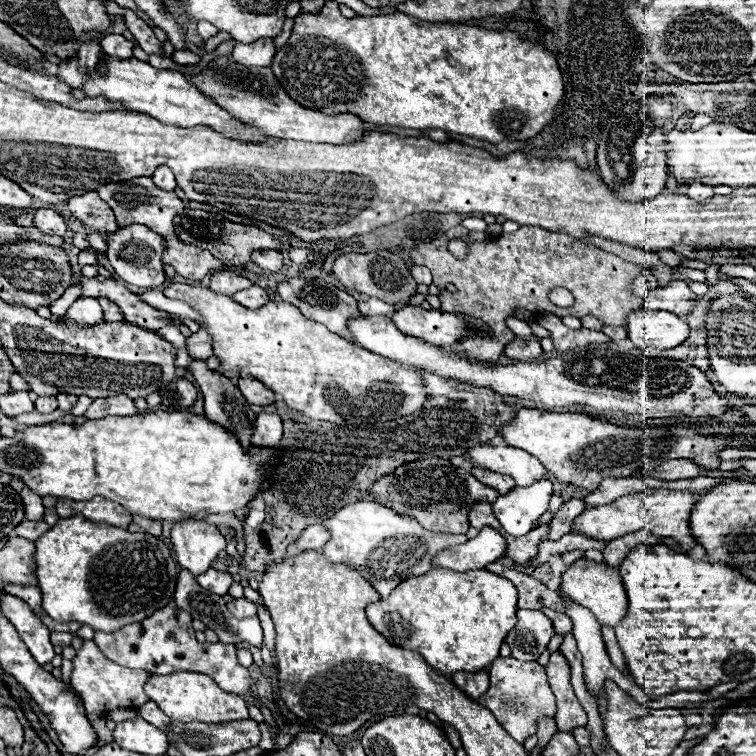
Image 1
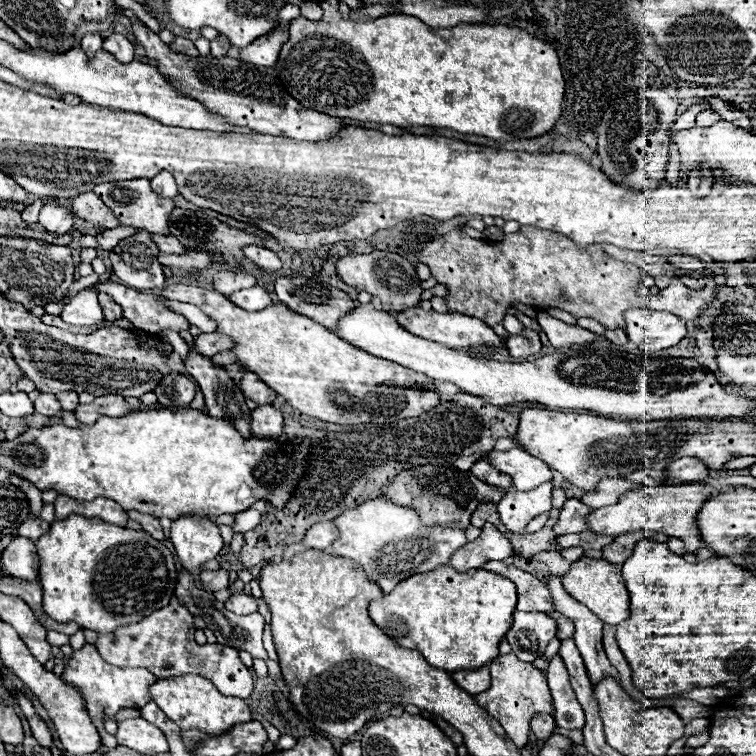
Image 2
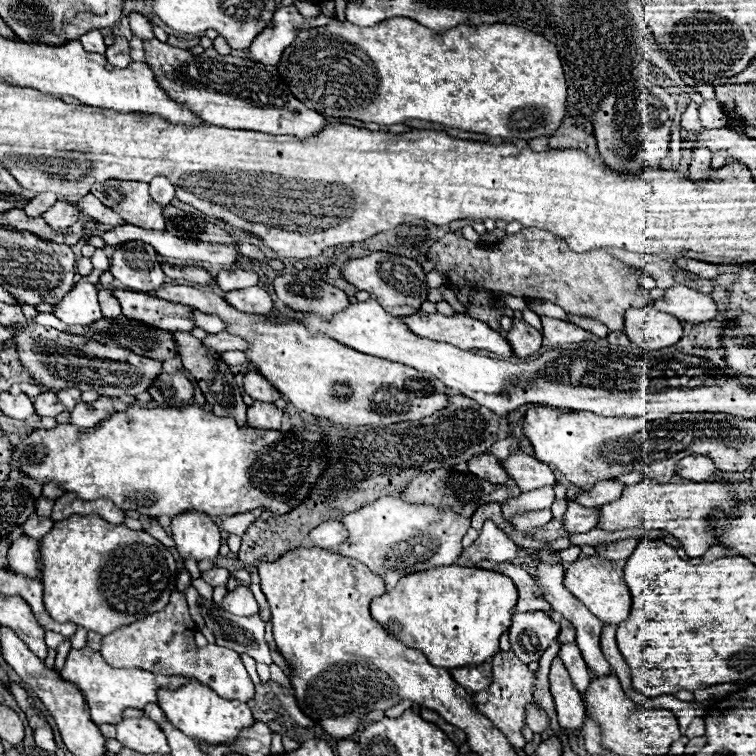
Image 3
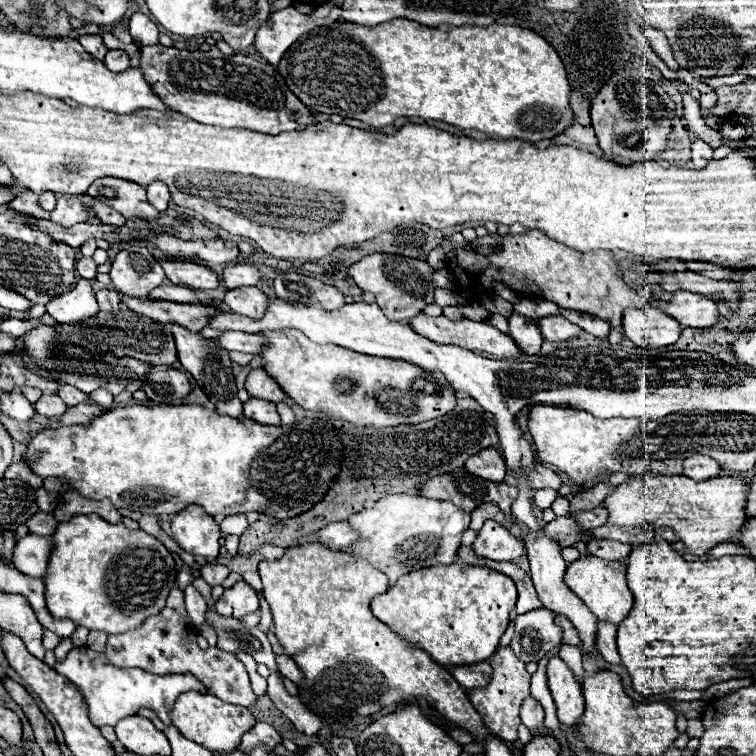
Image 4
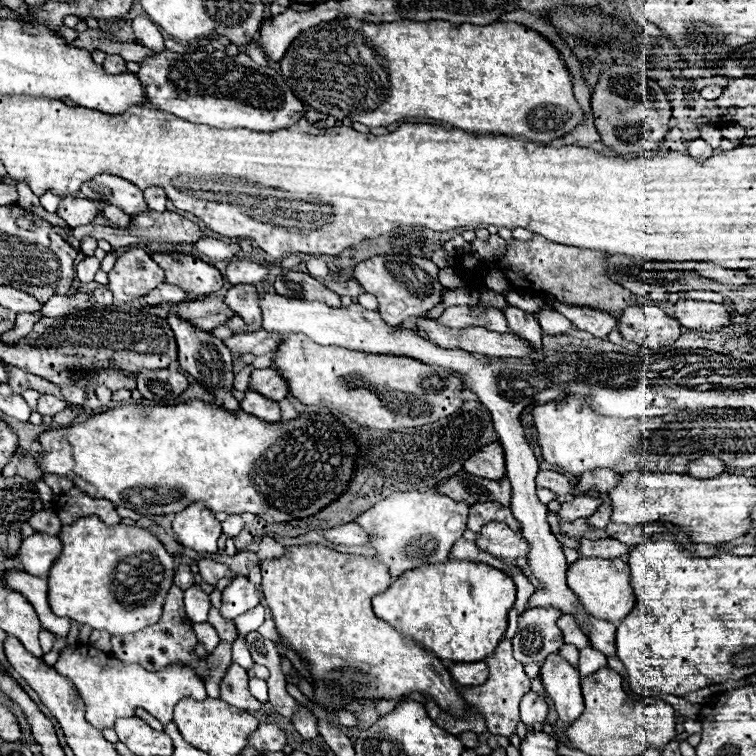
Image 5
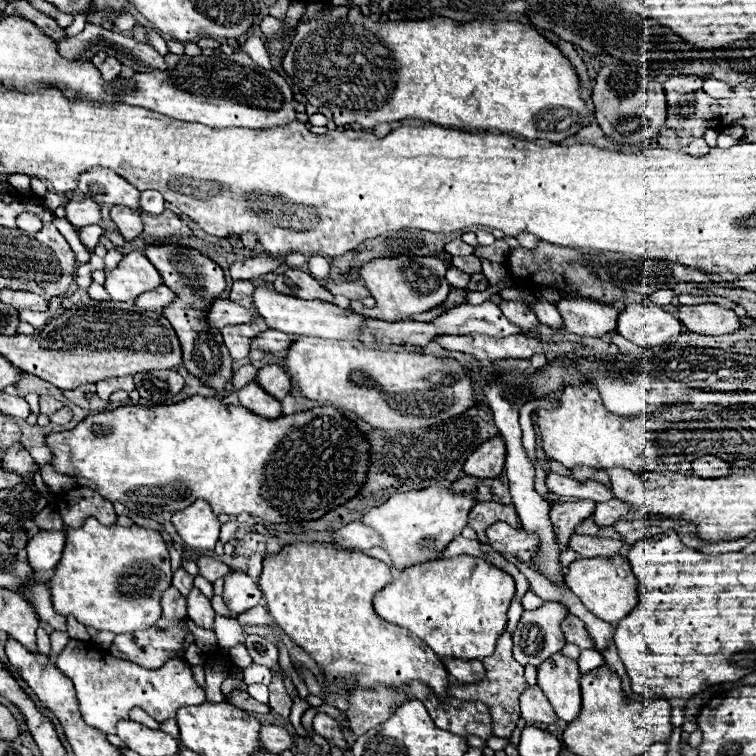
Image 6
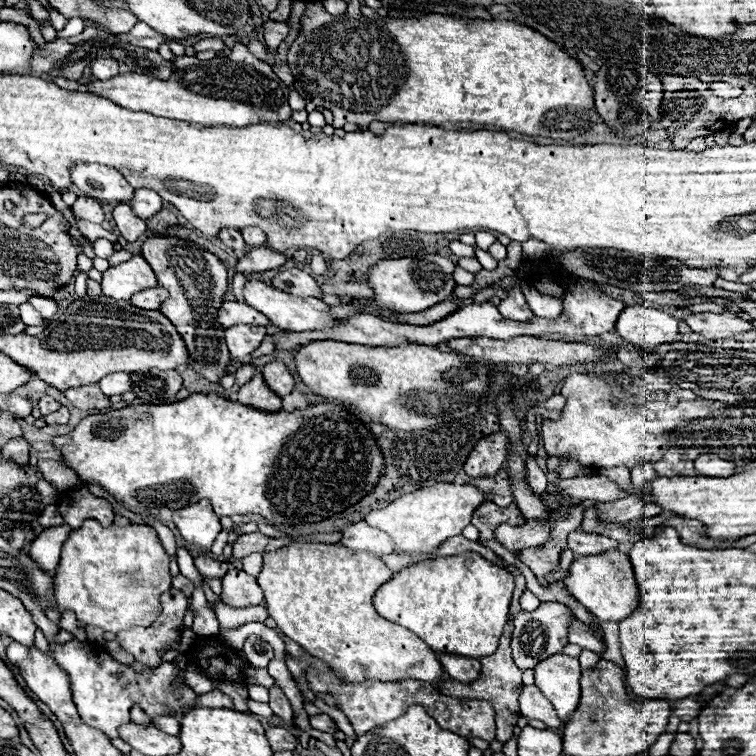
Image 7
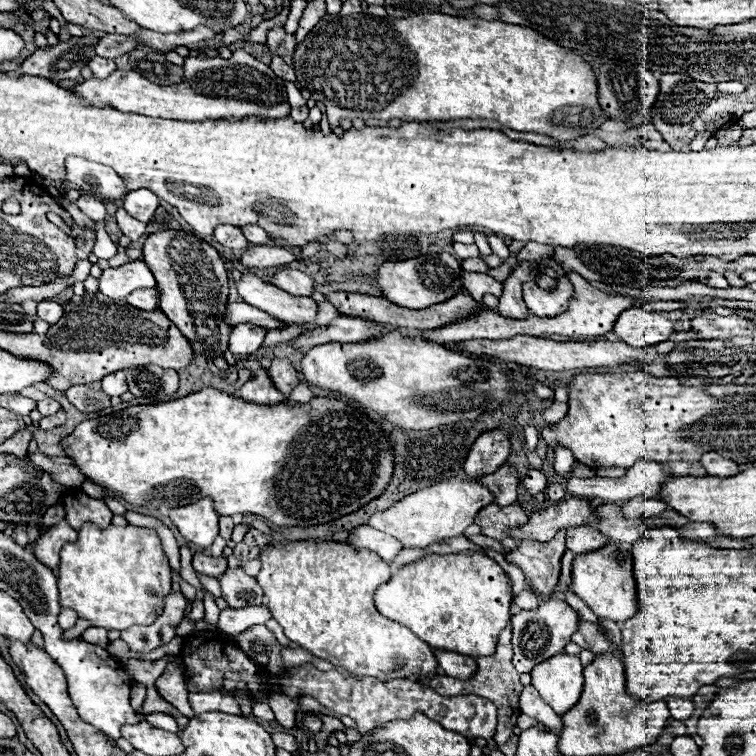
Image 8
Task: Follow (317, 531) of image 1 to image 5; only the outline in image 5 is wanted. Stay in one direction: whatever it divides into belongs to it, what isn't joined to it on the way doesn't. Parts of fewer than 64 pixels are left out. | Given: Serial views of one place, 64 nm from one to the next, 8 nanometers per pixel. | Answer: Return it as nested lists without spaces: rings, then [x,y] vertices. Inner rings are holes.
[[[354,522],[330,528],[330,530],[326,530],[324,536],[326,536],[326,540],[330,540],[334,544],[344,544],[344,546],[366,546],[370,542],[370,534]]]

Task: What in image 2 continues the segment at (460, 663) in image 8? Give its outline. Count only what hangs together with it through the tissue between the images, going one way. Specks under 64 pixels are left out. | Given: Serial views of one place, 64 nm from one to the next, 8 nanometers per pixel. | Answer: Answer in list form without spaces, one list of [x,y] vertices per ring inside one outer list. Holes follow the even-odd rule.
[[[482,666],[478,670],[456,670],[452,674],[454,682],[464,688],[468,694],[478,694],[490,688],[490,670],[488,666]]]

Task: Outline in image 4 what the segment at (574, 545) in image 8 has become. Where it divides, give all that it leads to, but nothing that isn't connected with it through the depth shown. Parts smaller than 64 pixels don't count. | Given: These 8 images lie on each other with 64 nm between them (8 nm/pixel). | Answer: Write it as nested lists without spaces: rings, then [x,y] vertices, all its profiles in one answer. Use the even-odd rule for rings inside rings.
[[[592,540],[586,542],[586,548],[590,556],[598,556],[604,560],[622,560],[632,552],[630,544],[622,544],[616,540]]]

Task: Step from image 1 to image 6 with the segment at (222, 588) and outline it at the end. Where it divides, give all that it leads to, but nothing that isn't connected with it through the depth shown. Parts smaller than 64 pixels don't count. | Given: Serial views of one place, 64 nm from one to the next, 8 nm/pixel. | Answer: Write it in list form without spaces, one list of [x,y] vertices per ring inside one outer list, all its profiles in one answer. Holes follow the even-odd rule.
[[[200,556],[196,560],[196,564],[200,568],[200,576],[204,576],[208,582],[224,578],[230,572],[230,568],[226,564],[222,564],[222,562],[214,560],[214,558],[208,558],[208,556]]]

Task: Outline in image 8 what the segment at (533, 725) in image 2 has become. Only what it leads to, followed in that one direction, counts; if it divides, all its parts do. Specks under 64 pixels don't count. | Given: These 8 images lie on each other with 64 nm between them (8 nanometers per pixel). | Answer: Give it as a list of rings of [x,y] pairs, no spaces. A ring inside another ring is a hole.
[[[524,686],[522,694],[520,694],[520,710],[522,710],[522,714],[536,718],[538,722],[542,722],[544,726],[548,726],[552,730],[558,730],[562,726],[560,716],[554,714],[554,710],[550,710],[550,706],[546,706],[546,702],[540,698],[540,694],[534,686]]]

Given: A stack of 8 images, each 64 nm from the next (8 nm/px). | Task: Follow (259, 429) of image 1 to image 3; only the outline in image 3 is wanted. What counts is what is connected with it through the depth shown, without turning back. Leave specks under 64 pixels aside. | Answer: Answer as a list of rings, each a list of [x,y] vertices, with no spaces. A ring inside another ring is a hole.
[[[254,402],[252,406],[248,406],[248,424],[260,430],[280,430],[280,420],[282,420],[282,412],[268,402]]]

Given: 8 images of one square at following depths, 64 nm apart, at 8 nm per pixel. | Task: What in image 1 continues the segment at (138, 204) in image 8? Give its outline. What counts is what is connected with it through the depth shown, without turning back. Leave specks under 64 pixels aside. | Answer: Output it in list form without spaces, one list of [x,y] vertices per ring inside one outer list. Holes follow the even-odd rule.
[[[158,166],[158,170],[154,172],[152,176],[154,184],[160,188],[160,190],[166,190],[166,192],[174,192],[176,188],[176,180],[174,180],[174,174],[168,166]]]

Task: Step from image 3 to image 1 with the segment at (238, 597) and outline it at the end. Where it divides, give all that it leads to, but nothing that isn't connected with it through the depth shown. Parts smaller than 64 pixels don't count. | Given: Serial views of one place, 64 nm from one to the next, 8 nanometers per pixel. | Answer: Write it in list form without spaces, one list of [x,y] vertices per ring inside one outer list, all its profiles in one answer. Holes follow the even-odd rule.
[[[232,598],[228,604],[228,610],[236,616],[236,618],[248,618],[248,616],[254,616],[256,614],[256,604],[250,602],[248,598]]]

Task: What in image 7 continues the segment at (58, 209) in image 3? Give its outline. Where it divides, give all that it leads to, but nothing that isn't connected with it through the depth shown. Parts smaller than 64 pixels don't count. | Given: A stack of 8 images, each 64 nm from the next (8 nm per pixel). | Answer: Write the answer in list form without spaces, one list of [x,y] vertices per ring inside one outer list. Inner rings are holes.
[[[80,196],[74,204],[72,204],[72,212],[82,218],[82,220],[90,220],[96,224],[102,224],[104,220],[104,210],[100,206],[100,200],[90,198],[90,196]]]

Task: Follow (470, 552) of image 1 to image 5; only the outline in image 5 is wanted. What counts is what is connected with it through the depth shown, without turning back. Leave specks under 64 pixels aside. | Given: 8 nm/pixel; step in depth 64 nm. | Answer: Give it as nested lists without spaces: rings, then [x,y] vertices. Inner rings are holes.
[[[488,522],[476,538],[480,550],[490,552],[496,558],[516,560],[530,552],[530,544],[520,532],[510,530],[504,522]]]

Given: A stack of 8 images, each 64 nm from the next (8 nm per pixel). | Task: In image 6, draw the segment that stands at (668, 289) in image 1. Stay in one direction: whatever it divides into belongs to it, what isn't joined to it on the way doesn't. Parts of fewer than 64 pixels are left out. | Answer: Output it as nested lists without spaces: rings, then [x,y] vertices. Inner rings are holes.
[[[696,304],[680,306],[678,320],[694,334],[722,336],[740,330],[740,320],[732,310],[724,310],[718,304]]]

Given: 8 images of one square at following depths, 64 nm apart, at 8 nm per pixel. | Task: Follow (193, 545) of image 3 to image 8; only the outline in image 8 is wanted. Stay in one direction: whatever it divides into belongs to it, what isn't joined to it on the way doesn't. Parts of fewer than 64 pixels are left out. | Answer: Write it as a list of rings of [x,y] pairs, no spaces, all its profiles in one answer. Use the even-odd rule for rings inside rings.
[[[202,498],[194,504],[172,508],[170,520],[176,524],[178,532],[198,548],[208,548],[218,536],[218,514],[212,498]]]

